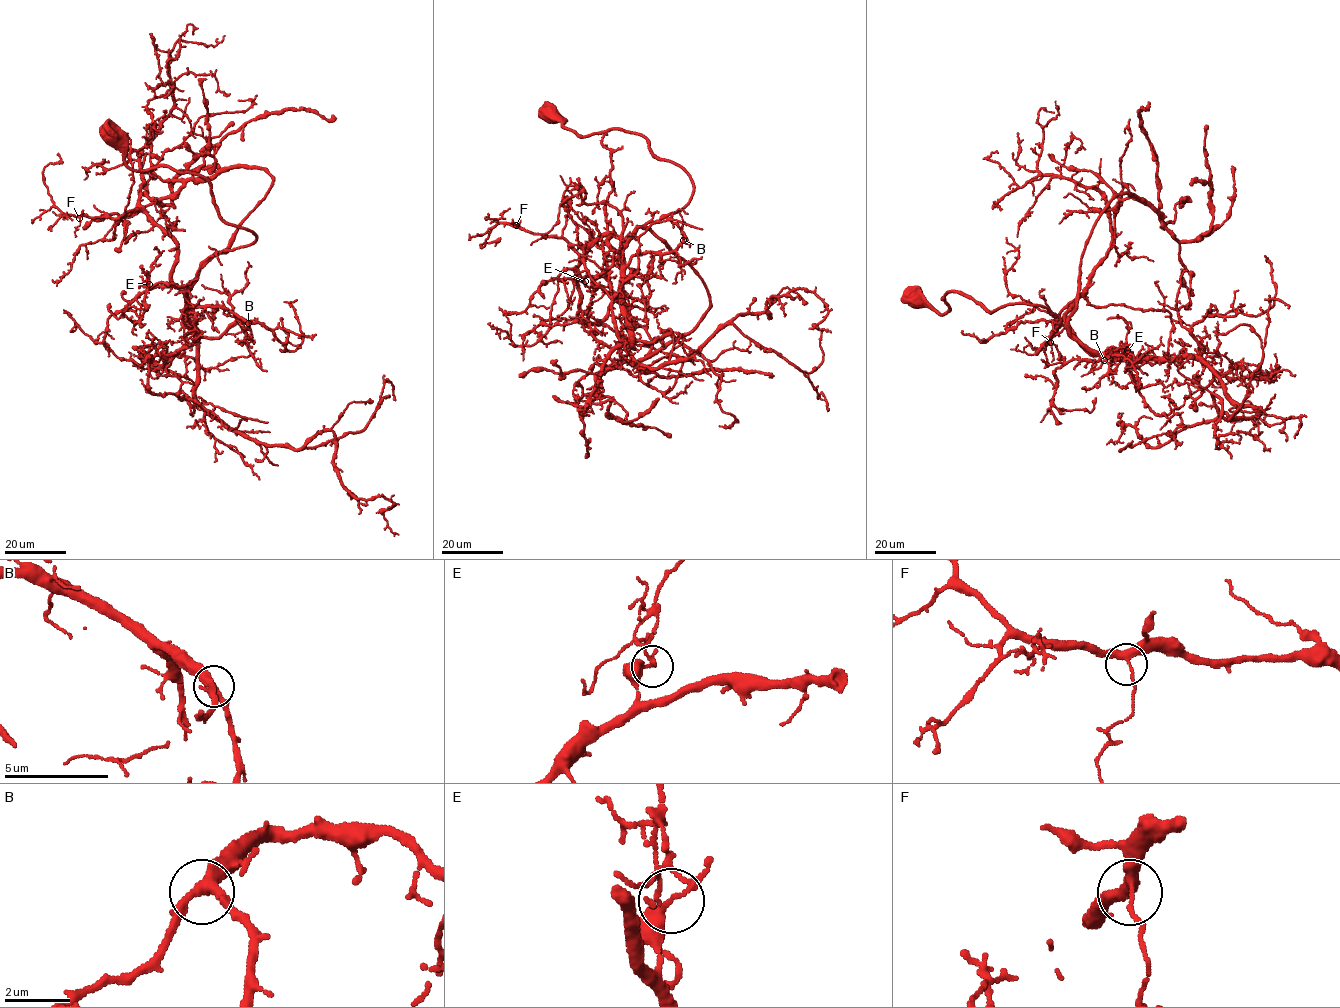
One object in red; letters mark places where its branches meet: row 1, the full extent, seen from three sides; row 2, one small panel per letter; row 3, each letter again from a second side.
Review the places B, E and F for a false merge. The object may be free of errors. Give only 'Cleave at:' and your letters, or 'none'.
Cleave at: E

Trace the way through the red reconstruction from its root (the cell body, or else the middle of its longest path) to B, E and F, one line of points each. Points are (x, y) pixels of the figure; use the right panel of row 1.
B: (916, 299), (942, 314), (949, 290), (991, 312), (1035, 304), (1091, 350), (1120, 358), (1110, 351), (1104, 360)
E: (916, 299), (942, 314), (949, 290), (991, 312), (1035, 304), (1097, 353), (1115, 348), (1125, 357), (1127, 350)
F: (916, 299), (942, 314), (949, 290), (991, 312), (1035, 304), (1100, 354), (1067, 327), (1073, 301), (1050, 342)

